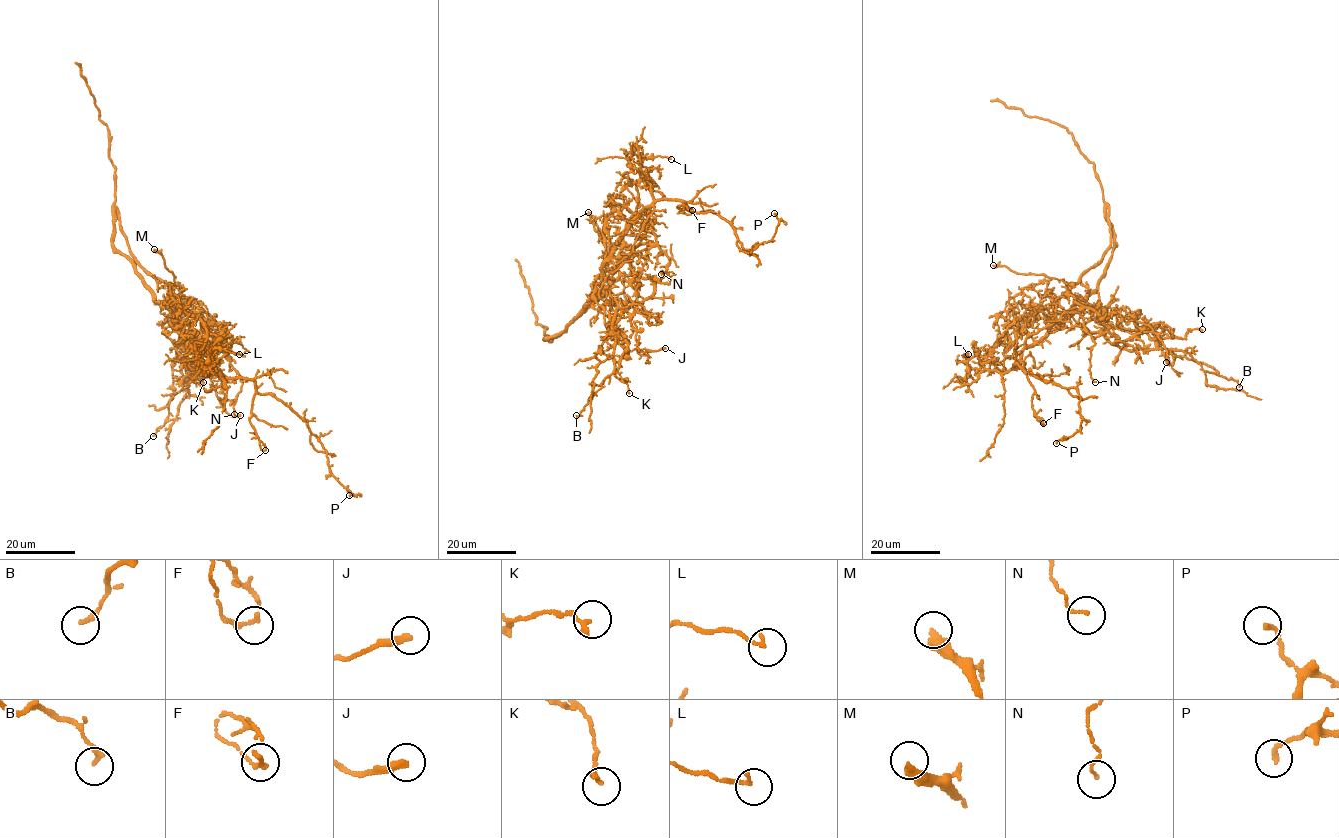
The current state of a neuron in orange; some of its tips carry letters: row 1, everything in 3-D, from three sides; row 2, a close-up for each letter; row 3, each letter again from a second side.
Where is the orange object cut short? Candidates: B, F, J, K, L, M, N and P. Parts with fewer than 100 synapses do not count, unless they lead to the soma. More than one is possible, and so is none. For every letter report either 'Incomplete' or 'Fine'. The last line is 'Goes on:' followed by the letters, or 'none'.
B: Fine
F: Fine
J: Fine
K: Fine
L: Fine
M: Fine
N: Fine
P: Fine
Goes on: none

